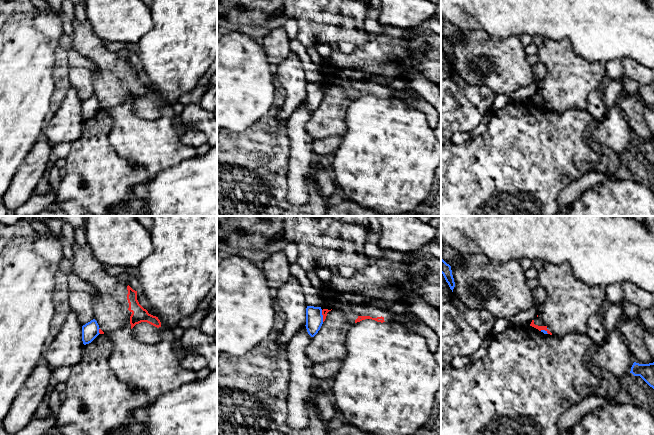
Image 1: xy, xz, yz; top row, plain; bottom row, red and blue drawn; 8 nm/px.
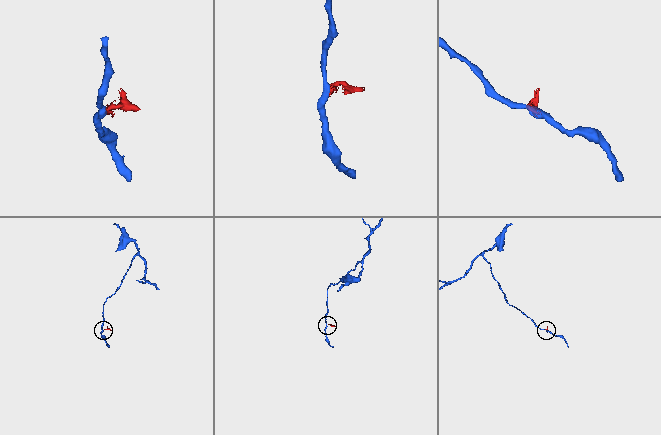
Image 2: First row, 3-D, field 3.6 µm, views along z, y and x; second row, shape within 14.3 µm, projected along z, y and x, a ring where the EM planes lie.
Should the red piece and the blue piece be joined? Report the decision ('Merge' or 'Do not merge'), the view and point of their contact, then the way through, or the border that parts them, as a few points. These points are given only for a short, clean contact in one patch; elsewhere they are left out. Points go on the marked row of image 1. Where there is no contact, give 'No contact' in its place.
Do not merge. Touches red at xz (323, 316). Boundary: xz (321, 310), (323, 321)

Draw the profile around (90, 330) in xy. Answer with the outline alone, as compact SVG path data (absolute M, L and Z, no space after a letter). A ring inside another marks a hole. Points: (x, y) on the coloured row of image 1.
M95 319L82 326L82 341L83 344L91 343L100 333L99 325Z

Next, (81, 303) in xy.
M71 291L69 292L68 301L71 311L76 314L81 326L94 319L94 301L91 294L81 291Z

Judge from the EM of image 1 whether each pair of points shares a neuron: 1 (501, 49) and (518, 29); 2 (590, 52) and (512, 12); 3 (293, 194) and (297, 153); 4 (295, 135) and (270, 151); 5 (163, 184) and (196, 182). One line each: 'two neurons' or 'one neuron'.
1: two neurons
2: one neuron
3: one neuron
4: two neurons
5: one neuron

